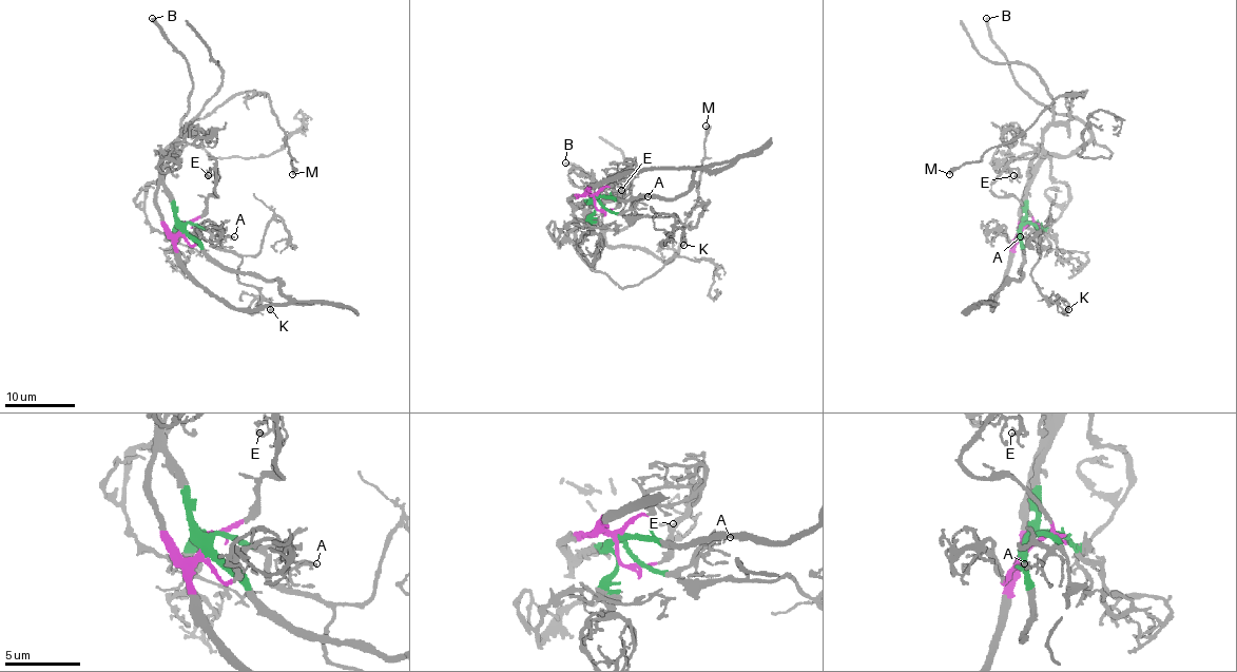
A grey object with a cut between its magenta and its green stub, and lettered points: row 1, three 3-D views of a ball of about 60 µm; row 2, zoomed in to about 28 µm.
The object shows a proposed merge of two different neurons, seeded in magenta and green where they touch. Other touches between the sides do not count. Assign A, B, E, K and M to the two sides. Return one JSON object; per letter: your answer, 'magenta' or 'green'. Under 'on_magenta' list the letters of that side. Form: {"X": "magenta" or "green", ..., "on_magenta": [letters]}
{"A": "green", "B": "magenta", "E": "magenta", "K": "green", "M": "green", "on_magenta": ["B", "E"]}

